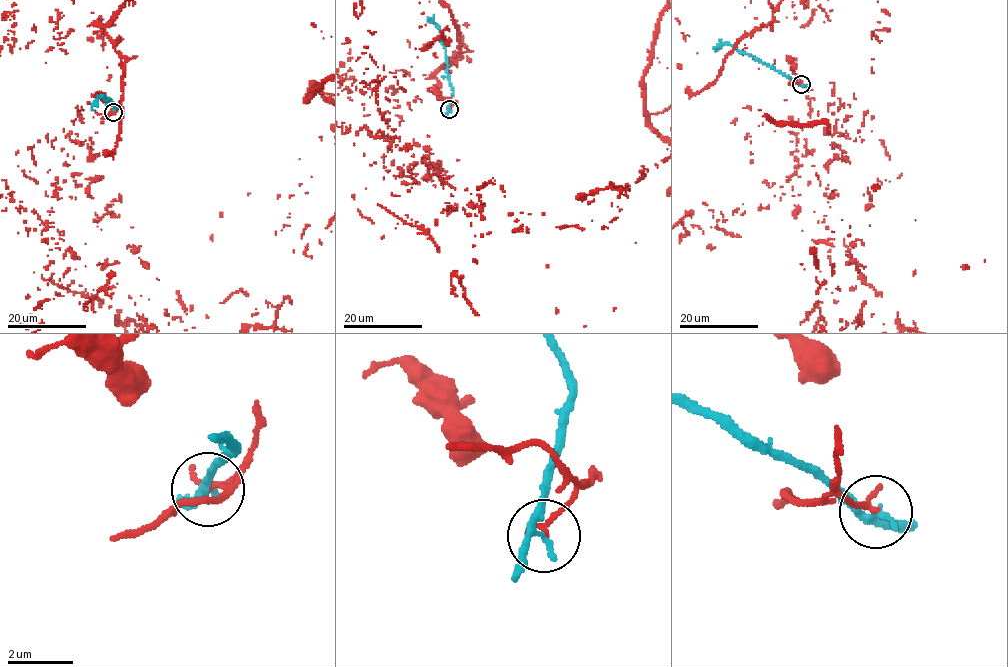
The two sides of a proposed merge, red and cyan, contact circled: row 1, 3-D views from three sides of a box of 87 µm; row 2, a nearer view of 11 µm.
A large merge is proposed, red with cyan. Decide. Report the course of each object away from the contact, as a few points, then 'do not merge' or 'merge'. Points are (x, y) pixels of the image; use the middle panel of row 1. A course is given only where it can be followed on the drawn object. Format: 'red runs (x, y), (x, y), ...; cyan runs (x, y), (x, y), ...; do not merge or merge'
cyan runs (450, 109), (453, 89), (448, 75), (448, 59), (442, 33), (429, 17); do not merge

